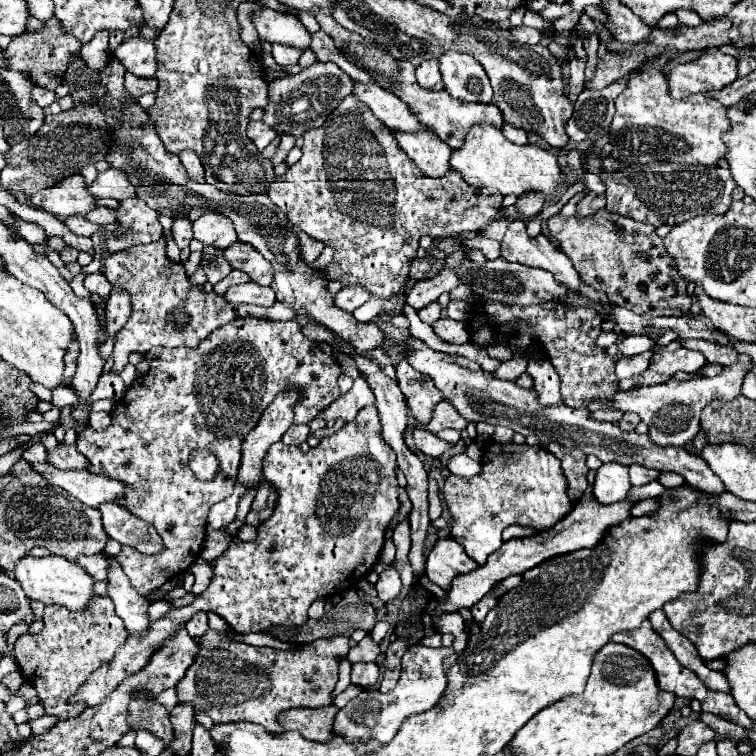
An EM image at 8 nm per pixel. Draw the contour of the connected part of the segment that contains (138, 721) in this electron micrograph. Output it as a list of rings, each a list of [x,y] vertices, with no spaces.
[[[136,690],[132,694],[132,700],[128,704],[128,724],[132,730],[148,730],[150,734],[154,734],[156,738],[160,738],[164,742],[164,748],[170,748],[170,742],[174,740],[174,728],[170,724],[170,716],[168,716],[168,710],[158,704],[152,696],[150,696],[150,690]]]

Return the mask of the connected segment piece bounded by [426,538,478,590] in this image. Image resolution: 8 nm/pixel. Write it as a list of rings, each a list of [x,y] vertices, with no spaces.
[[[452,538],[438,540],[426,560],[426,576],[444,590],[448,590],[452,578],[476,568],[476,562],[472,562],[464,548]]]

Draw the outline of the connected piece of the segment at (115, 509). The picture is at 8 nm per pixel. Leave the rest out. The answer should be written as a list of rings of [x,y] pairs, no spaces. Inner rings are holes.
[[[106,502],[98,510],[102,512],[104,532],[120,544],[128,544],[144,555],[156,554],[164,548],[154,526],[132,516],[124,506]]]

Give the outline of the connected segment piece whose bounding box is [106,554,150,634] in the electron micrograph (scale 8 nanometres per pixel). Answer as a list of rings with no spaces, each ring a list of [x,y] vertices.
[[[108,556],[108,596],[116,604],[116,614],[124,620],[124,626],[130,634],[146,632],[150,626],[150,618],[146,614],[150,602],[146,596],[140,596],[136,590],[132,590],[128,576],[122,572],[120,564],[114,556]]]

